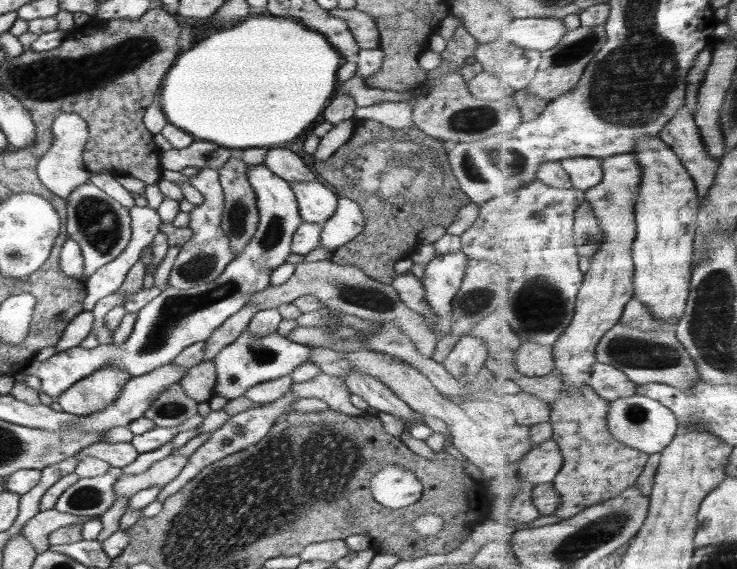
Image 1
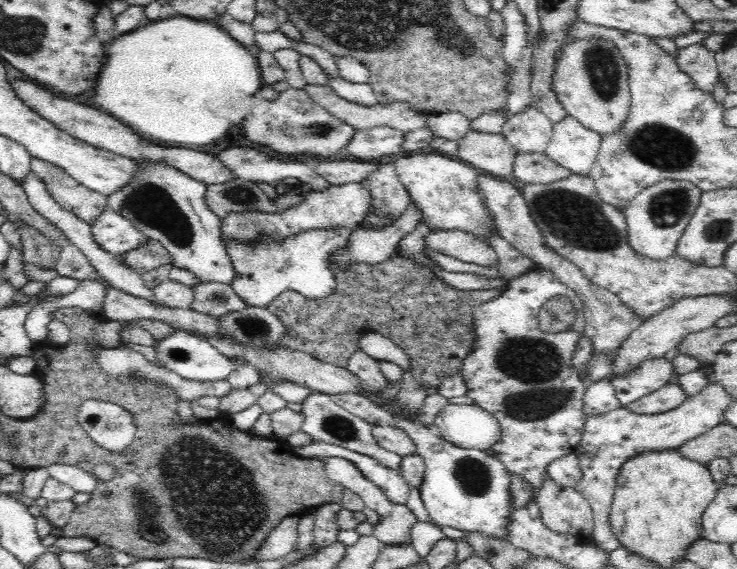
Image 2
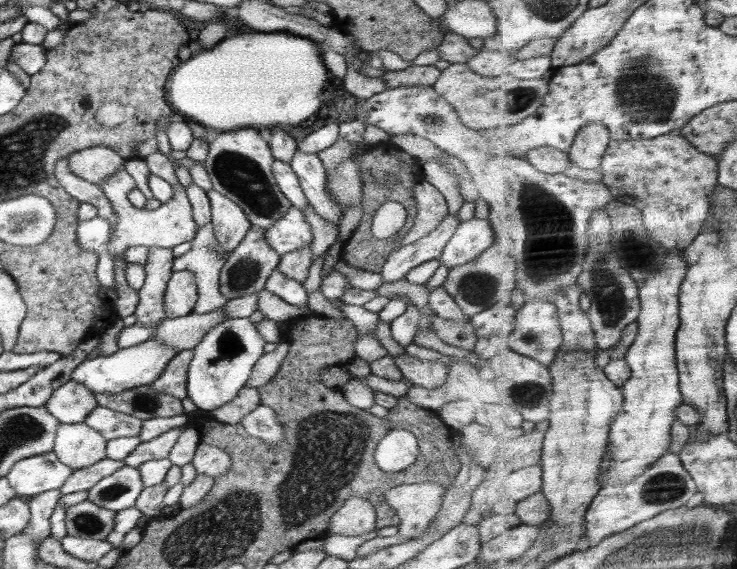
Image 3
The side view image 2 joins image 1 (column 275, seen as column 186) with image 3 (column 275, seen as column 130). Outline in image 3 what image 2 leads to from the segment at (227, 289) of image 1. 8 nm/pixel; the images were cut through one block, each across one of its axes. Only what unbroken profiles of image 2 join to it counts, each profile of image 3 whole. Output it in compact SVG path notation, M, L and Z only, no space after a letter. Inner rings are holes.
M242 128L236 132L214 134L203 163L213 189L242 207L252 226L262 231L270 229L291 207L291 202L282 194L274 178L272 161L269 143L256 130Z

